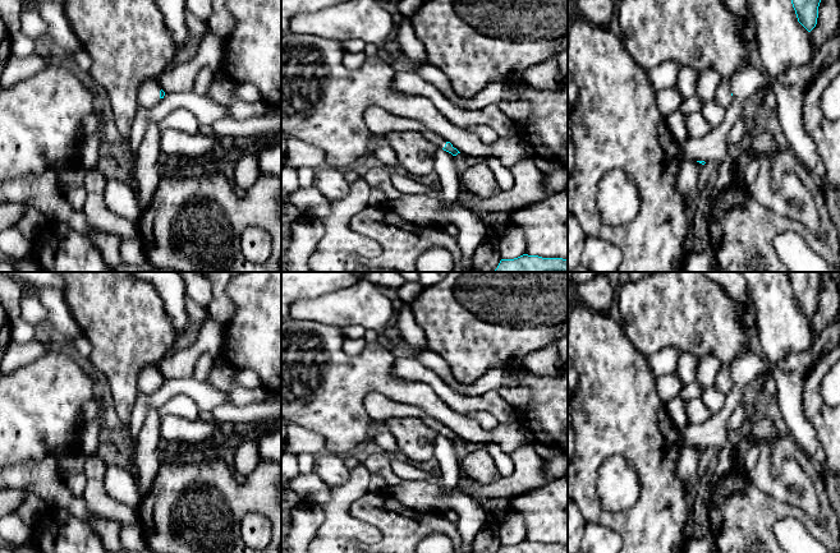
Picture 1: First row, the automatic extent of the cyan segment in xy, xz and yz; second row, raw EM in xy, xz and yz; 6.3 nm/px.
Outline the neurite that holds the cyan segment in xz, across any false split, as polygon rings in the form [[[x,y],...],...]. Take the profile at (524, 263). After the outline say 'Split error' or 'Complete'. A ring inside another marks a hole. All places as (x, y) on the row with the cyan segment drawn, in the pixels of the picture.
[[[523,254],[514,259],[501,259],[494,272],[568,272],[568,259]]]. Complete

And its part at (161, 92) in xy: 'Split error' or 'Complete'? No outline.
Split error

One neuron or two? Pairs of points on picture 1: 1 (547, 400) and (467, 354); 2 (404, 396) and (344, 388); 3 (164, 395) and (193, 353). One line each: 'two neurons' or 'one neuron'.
1: two neurons
2: one neuron
3: two neurons

